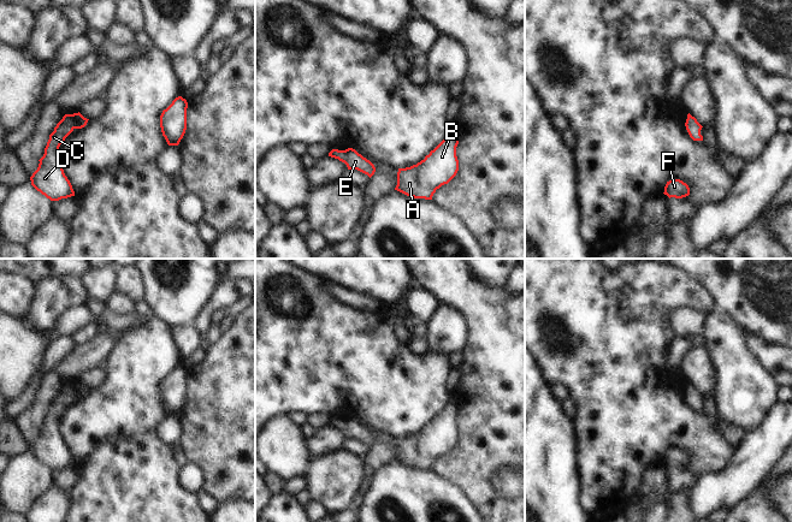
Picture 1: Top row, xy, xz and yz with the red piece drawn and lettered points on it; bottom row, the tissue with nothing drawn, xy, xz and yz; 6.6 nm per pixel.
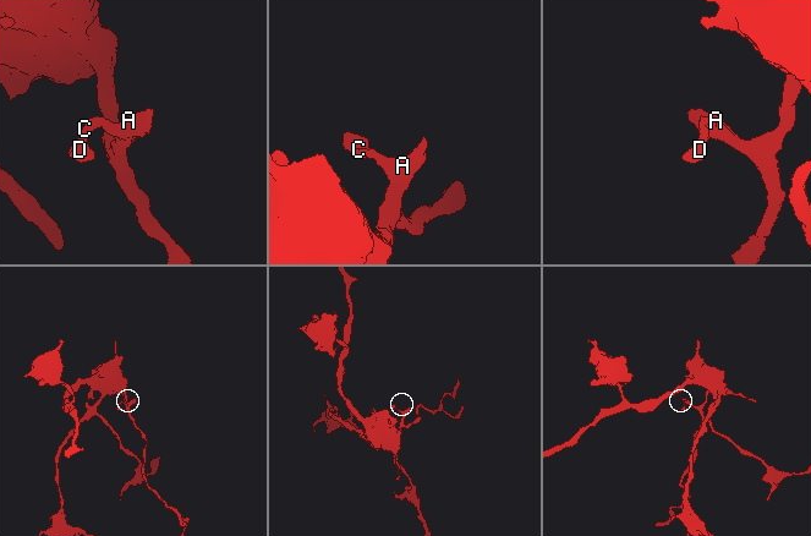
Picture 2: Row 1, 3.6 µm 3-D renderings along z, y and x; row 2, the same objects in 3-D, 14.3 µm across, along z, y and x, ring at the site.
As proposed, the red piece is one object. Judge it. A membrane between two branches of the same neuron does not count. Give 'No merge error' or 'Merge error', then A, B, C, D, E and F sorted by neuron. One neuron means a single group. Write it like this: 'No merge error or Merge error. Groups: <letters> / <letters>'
No merge error. Groups: A B C D E F

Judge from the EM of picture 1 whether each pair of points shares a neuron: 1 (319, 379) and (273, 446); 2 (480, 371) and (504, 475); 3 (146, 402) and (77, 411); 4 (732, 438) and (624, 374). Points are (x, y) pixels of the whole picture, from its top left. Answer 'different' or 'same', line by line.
1: different
2: different
3: same
4: different

